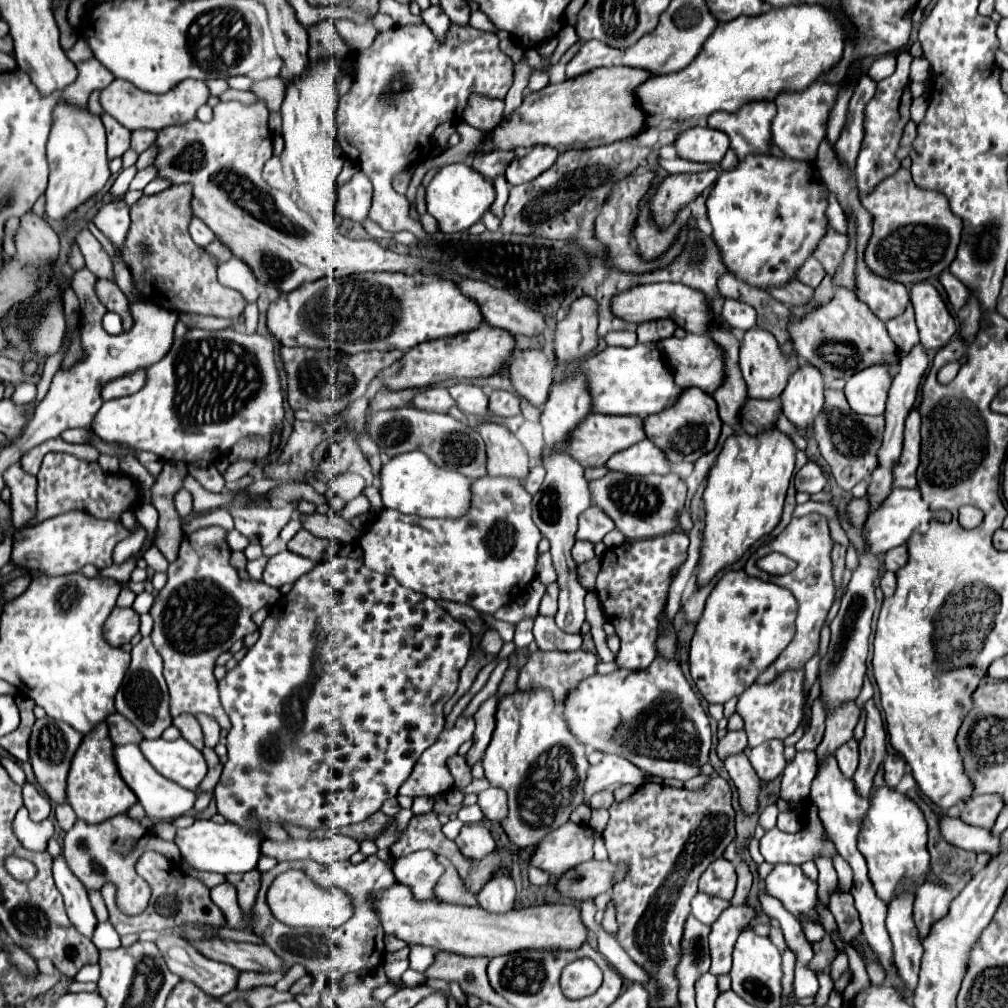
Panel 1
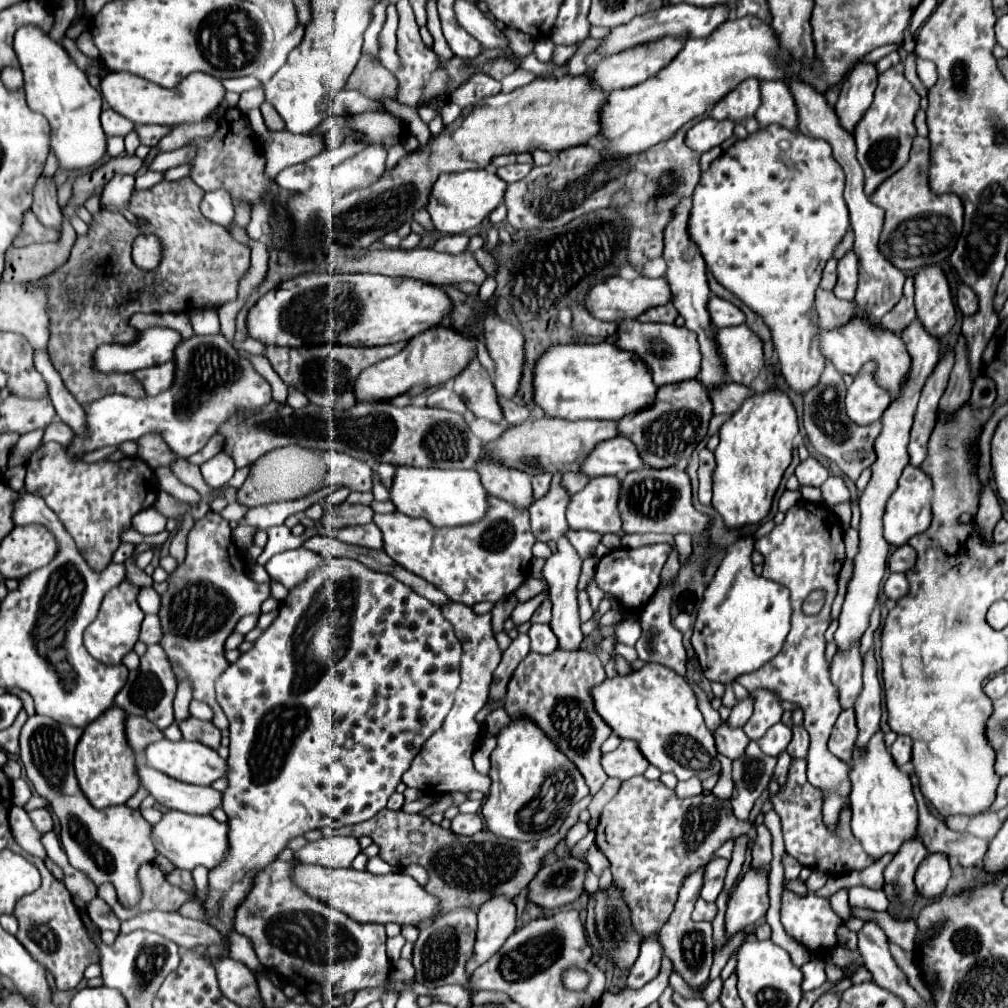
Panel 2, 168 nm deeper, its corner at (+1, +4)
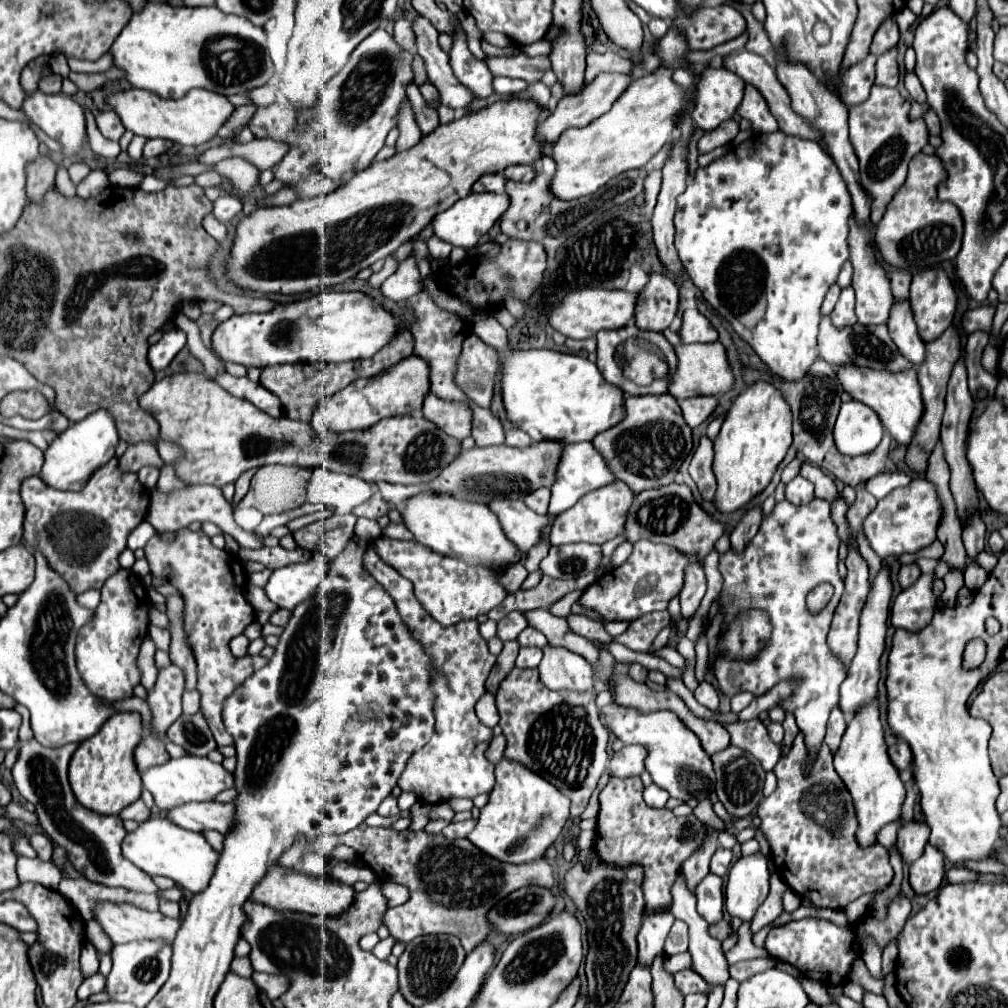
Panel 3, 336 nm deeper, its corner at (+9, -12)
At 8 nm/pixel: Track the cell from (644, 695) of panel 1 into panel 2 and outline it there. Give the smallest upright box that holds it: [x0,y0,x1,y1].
[593,664,721,780]

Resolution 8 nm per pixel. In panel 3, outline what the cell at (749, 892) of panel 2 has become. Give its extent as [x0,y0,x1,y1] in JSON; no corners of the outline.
[725,852,769,922]

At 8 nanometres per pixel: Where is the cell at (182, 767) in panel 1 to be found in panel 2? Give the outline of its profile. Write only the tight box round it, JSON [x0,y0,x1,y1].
[145,740,229,786]

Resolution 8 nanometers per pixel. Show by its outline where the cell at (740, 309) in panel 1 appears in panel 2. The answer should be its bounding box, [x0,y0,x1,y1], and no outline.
[707,296,745,328]

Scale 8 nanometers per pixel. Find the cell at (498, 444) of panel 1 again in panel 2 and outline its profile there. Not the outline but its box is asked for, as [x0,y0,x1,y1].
[477,462,533,508]

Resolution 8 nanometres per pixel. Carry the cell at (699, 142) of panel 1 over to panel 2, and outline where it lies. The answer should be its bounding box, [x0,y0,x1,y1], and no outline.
[687,118,735,152]

